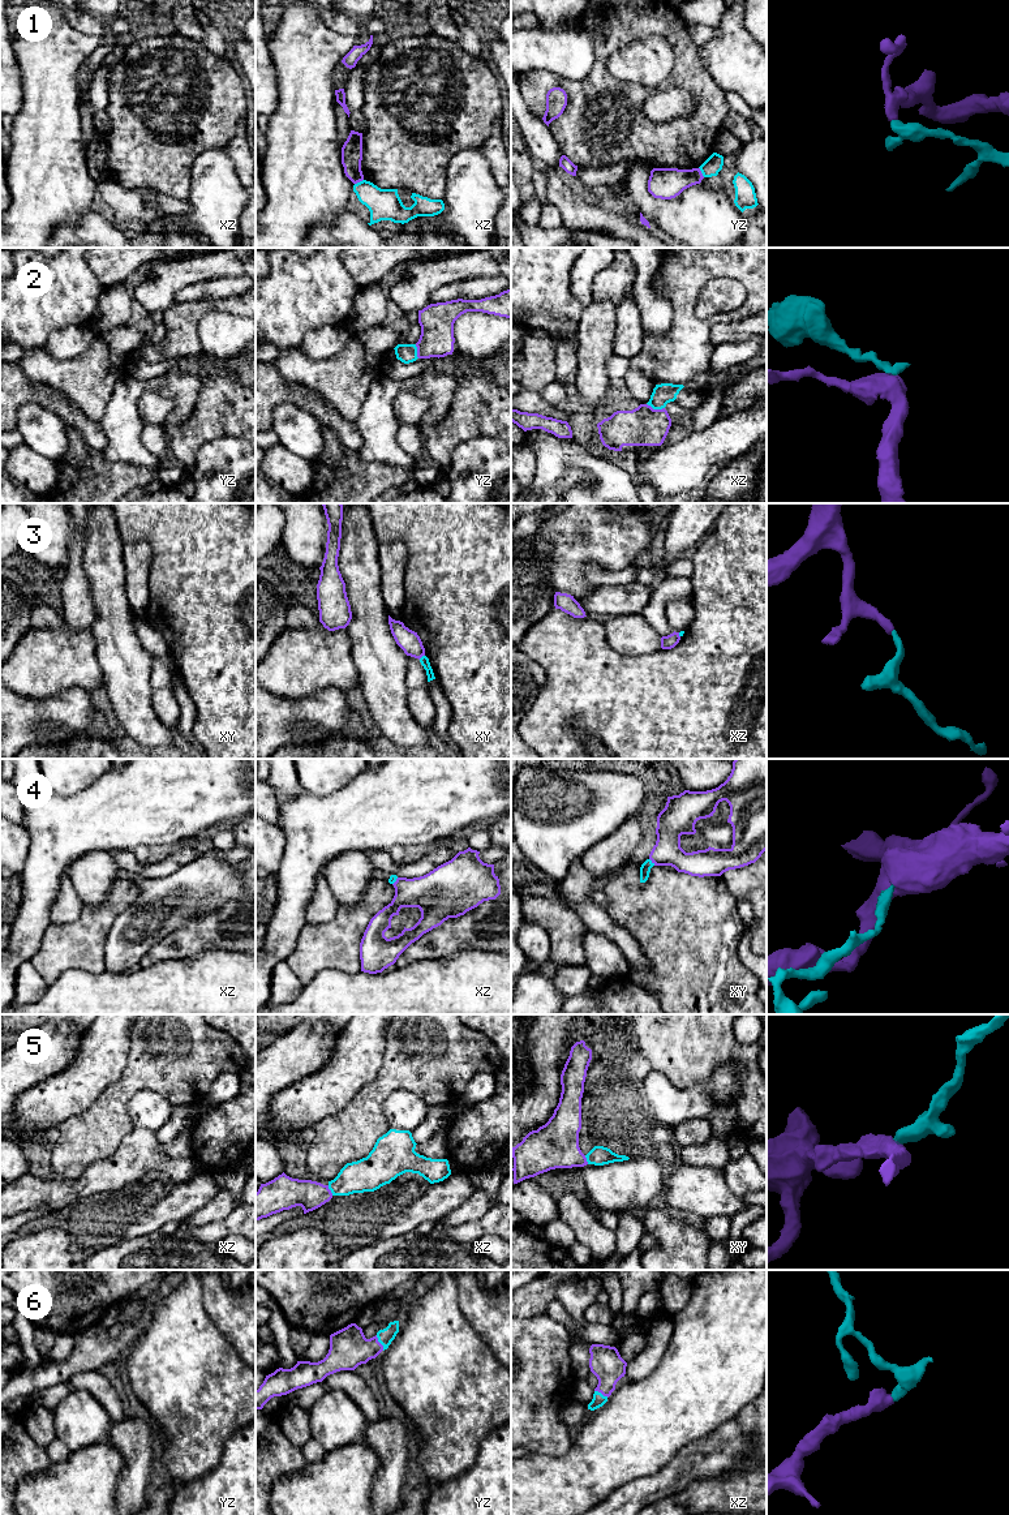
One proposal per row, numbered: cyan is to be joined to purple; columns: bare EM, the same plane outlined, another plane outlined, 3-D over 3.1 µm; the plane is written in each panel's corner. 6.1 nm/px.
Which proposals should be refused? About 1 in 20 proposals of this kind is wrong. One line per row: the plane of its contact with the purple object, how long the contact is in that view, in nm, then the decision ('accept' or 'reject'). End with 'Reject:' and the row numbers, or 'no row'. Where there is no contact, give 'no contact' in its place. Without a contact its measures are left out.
1: meets purple in yz; contact 70 nm long; reject
2: meets purple in xz; contact 120 nm long; accept
3: meets purple in xy; contact 50 nm long; accept
4: meets purple in xy; contact 60 nm long; accept
5: meets purple in xz; contact 70 nm long; accept
6: meets purple in yz; contact 110 nm long; accept
Reject: 1

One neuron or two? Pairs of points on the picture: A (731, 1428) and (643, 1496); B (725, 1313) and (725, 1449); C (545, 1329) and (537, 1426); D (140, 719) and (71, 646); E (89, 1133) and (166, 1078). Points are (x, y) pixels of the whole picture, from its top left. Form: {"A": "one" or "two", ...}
{"A": "one", "B": "two", "C": "one", "D": "two", "E": "one"}

